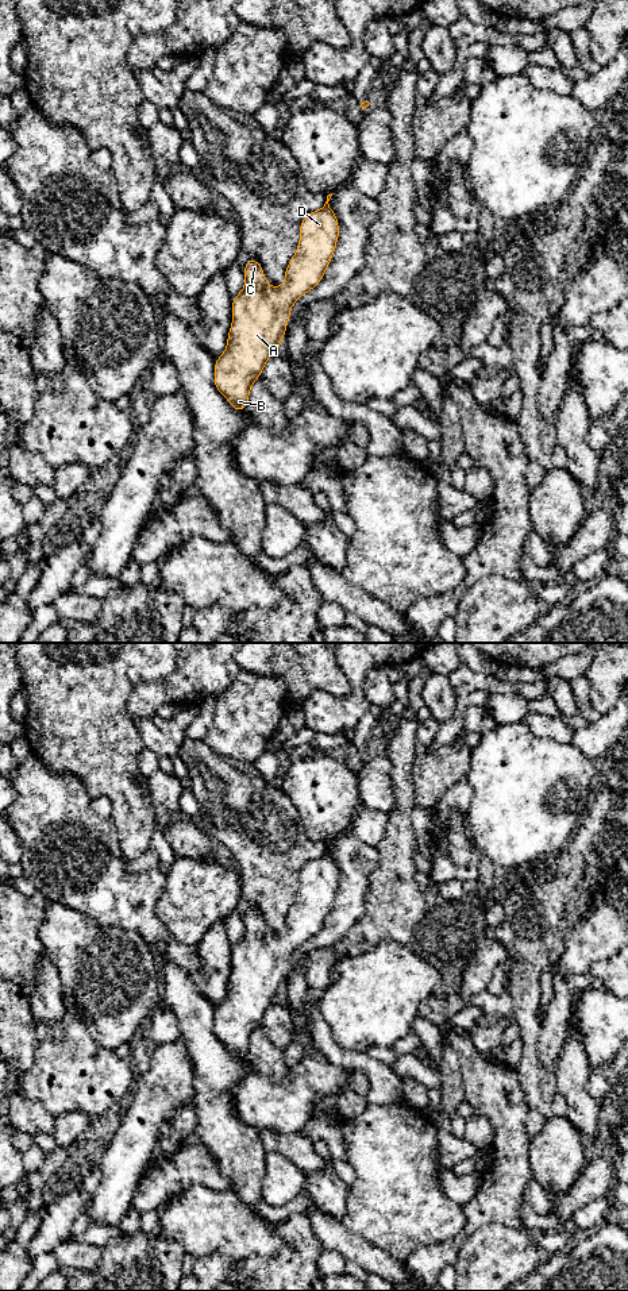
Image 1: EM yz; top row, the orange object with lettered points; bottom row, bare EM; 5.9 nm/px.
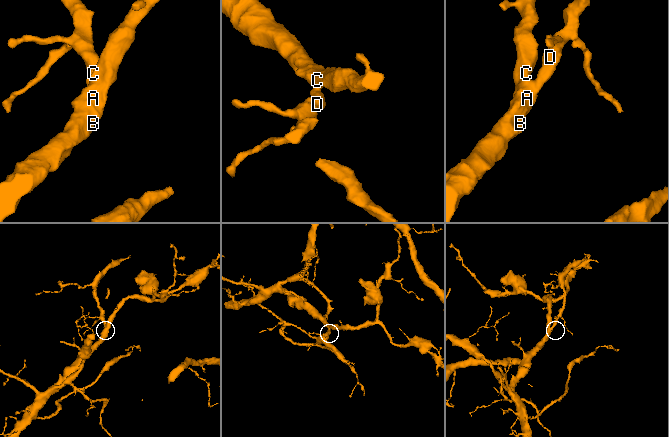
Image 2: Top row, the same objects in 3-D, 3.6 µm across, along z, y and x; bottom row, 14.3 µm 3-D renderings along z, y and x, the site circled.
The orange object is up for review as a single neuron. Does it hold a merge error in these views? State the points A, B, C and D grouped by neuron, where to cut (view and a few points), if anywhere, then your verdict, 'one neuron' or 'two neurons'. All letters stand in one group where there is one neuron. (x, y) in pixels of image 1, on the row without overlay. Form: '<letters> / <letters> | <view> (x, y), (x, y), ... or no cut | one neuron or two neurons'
A B C D | no cut | one neuron

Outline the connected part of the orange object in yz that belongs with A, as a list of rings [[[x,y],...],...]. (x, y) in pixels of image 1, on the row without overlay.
[[[332,841],[327,844],[324,855],[319,859],[308,862],[300,874],[300,890],[296,902],[290,906],[285,918],[284,934],[269,934],[261,912],[255,906],[248,906],[244,921],[243,939],[232,945],[232,974],[228,979],[227,997],[215,1010],[213,1033],[227,1047],[236,1060],[242,1060],[248,1055],[248,1044],[251,1033],[261,1025],[266,1009],[274,1003],[276,998],[282,993],[286,979],[286,971],[290,967],[290,955],[305,941],[312,939],[323,926],[339,887],[338,866],[328,849]]]

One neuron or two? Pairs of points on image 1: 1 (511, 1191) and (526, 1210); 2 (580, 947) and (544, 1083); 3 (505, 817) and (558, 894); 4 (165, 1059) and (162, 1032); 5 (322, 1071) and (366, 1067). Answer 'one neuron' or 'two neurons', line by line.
1: two neurons
2: two neurons
3: two neurons
4: two neurons
5: two neurons

